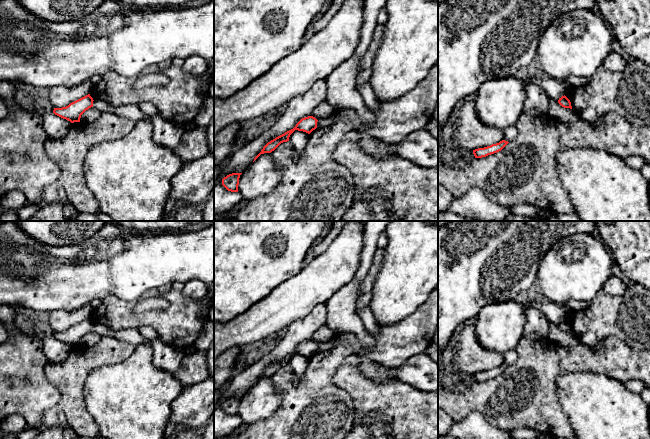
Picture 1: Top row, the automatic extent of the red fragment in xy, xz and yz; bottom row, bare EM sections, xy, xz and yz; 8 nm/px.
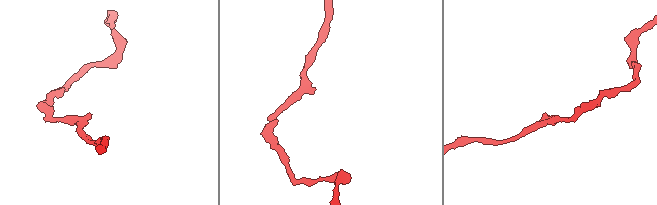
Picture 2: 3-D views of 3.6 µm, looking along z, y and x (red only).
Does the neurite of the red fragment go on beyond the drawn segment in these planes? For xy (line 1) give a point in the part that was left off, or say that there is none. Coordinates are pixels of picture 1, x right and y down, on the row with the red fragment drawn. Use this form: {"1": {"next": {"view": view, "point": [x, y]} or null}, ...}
{"1": {"next": {"view": "xy", "point": [131, 111]}}}

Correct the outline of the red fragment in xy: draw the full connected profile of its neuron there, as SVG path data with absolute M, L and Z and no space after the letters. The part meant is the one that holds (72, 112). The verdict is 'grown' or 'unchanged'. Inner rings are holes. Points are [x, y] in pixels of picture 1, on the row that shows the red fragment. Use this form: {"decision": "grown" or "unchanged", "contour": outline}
{"decision": "grown", "contour": "M90 94L70 103L66 107L54 108L53 113L74 123L80 122L81 115L91 107L97 108L101 112L110 112L122 118L130 119L134 123L139 120L151 119L141 111L138 104L111 106L104 101L94 100Z"}

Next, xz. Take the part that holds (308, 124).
{"decision": "grown", "contour": "M332 115L326 119L322 119L322 120L317 120L315 117L313 116L308 116L305 118L302 118L297 124L296 126L285 132L284 134L276 137L275 139L271 140L270 142L268 142L263 149L261 150L261 152L254 158L254 161L261 155L264 153L271 153L272 151L274 151L281 143L283 142L287 142L289 141L289 137L290 135L295 131L303 131L306 132L308 134L310 134L313 130L315 130L317 127L323 127L323 126L328 126L332 123L335 122L335 117Z"}

